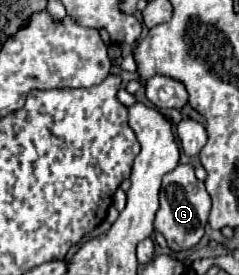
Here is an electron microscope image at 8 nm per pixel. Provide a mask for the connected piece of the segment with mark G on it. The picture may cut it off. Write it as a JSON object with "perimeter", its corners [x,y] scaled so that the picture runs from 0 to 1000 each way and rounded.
{"perimeter":[[[749,596],[724,625],[707,625],[682,647],[674,756],[649,793],[649,836],[665,836],[690,858],[715,909],[732,909],[732,916],[791,909],[799,895],[816,895],[849,865],[874,764],[883,764],[883,727],[858,691],[858,669],[816,647],[808,604]]]}

